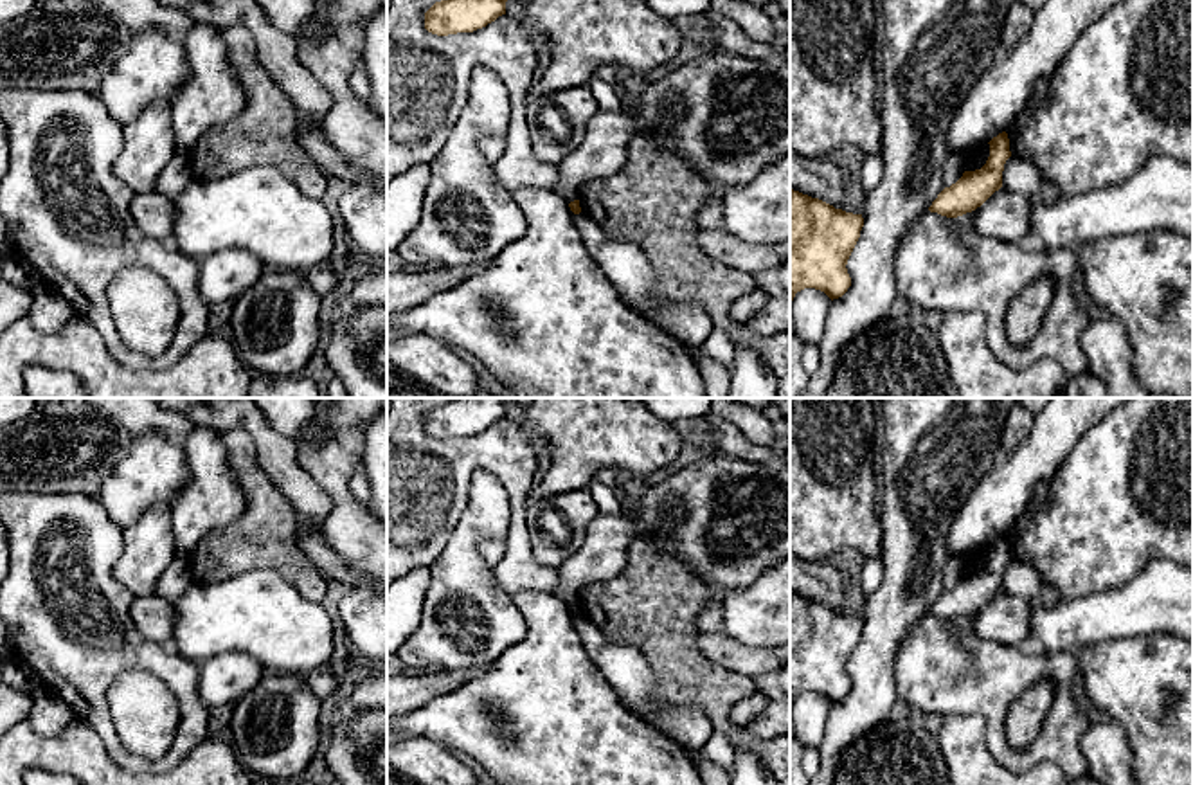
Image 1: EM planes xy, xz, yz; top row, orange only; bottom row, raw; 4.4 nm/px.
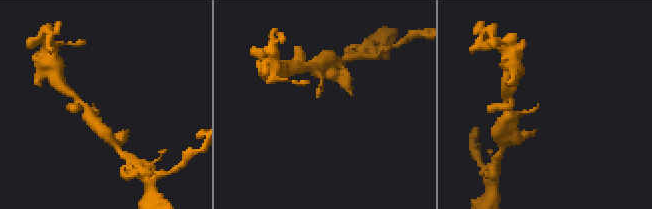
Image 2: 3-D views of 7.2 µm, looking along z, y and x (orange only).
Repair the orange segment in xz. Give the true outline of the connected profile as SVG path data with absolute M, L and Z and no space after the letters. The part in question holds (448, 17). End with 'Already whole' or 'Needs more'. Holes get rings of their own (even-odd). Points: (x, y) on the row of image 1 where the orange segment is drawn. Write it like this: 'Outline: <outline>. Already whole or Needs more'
Outline: M441 0L425 13L425 29L437 36L473 32L506 14L507 0Z. Already whole

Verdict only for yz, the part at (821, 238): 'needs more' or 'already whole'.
already whole

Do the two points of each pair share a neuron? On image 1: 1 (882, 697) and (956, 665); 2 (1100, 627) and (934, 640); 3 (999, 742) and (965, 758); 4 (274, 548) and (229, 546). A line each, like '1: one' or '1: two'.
1: two
2: two
3: two
4: one

